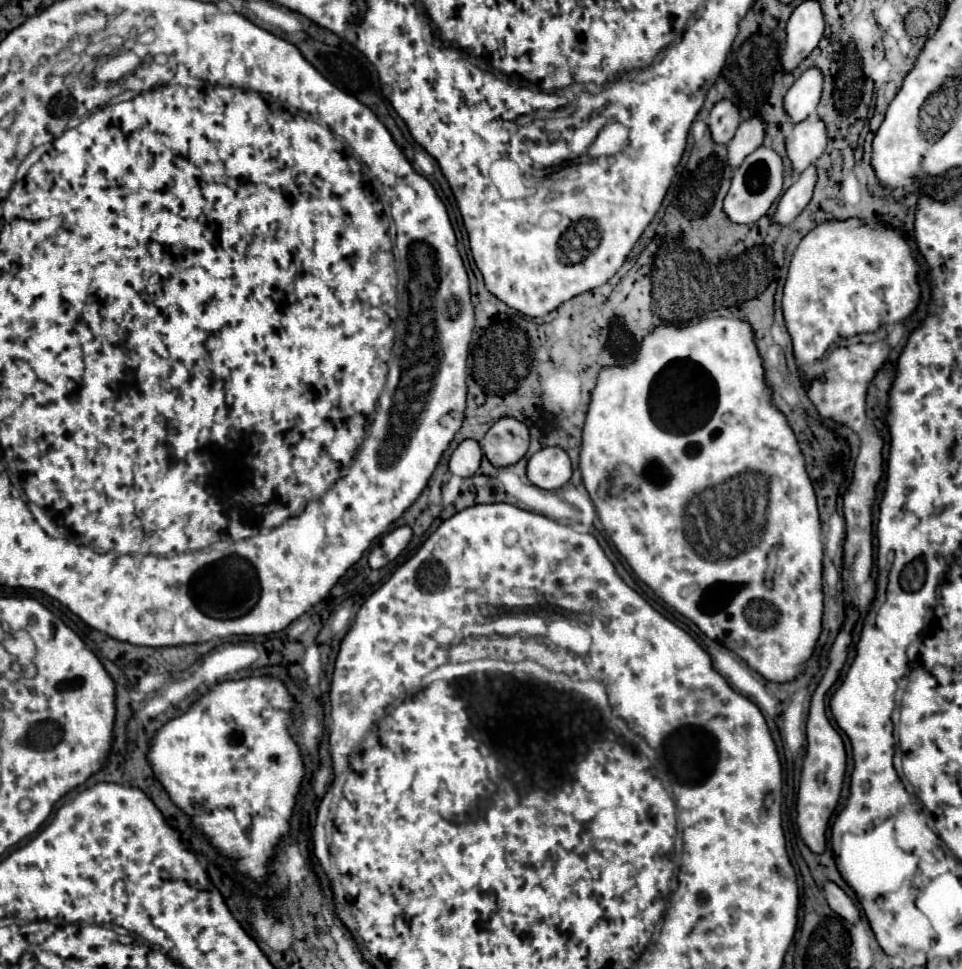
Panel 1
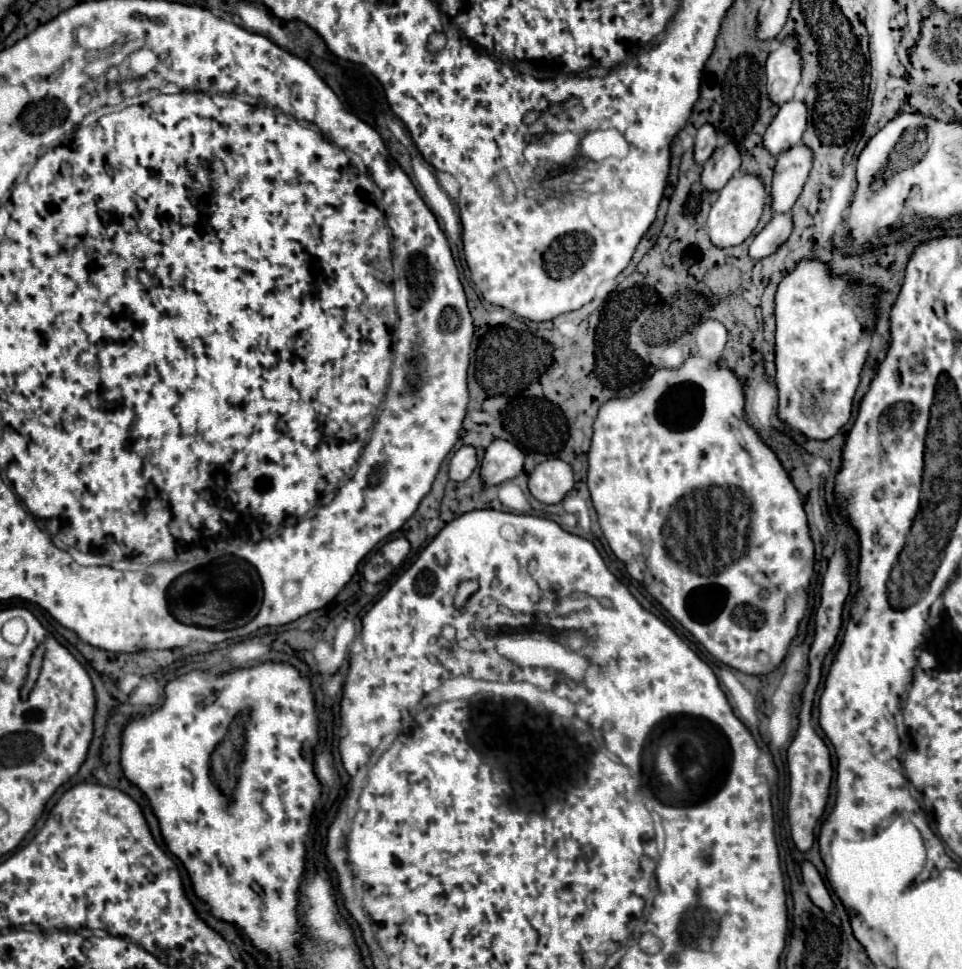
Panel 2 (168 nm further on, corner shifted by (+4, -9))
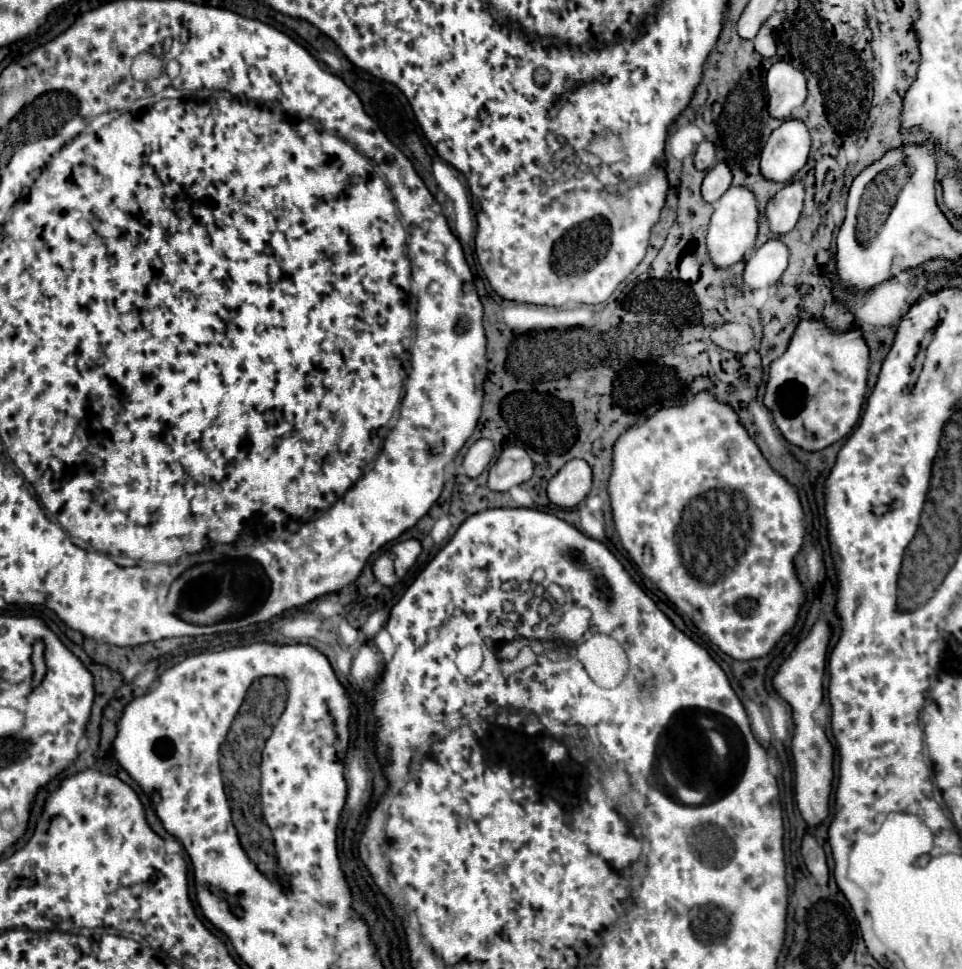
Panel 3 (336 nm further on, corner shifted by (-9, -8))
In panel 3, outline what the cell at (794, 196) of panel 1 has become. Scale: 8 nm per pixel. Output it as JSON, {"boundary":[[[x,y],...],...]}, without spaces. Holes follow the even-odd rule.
{"boundary":[[[768,239],[762,247],[756,249],[752,259],[746,261],[744,285],[748,289],[762,289],[780,279],[788,265],[788,247],[778,239]]]}

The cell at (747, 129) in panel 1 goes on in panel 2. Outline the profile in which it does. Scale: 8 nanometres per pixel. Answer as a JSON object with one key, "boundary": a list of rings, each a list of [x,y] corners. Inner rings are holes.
{"boundary":[[[733,142],[725,144],[723,148],[717,148],[713,156],[703,164],[703,172],[701,172],[703,188],[711,192],[719,192],[729,182],[729,178],[739,170],[739,166],[741,166],[741,158]]]}

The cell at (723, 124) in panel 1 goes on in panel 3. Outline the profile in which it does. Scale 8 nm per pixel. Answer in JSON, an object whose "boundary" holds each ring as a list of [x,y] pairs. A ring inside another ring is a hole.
{"boundary":[[[704,139],[704,141],[698,145],[694,163],[696,163],[696,169],[698,169],[698,171],[708,171],[710,167],[714,167],[714,163],[716,163],[716,145],[714,145],[712,141]]]}

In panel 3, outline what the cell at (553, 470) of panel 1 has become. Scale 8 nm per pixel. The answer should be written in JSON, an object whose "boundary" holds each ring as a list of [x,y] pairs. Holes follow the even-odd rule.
{"boundary":[[[584,459],[568,461],[550,481],[546,487],[548,499],[560,507],[574,507],[578,505],[592,485],[592,471]]]}

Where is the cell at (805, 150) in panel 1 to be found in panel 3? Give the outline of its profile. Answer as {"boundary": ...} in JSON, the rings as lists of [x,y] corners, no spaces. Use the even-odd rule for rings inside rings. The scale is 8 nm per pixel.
{"boundary":[[[790,181],[784,185],[784,189],[780,189],[776,193],[776,197],[772,197],[772,201],[766,207],[766,217],[768,217],[770,229],[776,235],[784,235],[794,229],[794,225],[802,213],[804,195],[806,195],[804,183]]]}

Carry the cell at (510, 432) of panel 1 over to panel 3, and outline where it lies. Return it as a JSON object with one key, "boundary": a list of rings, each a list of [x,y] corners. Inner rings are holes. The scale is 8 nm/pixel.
{"boundary":[[[516,445],[506,447],[496,463],[490,467],[488,487],[492,491],[508,491],[512,485],[520,485],[528,481],[534,473],[534,465],[530,455]]]}

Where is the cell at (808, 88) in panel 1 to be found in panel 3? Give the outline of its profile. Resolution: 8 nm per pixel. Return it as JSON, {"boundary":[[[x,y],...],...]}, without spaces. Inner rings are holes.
{"boundary":[[[786,119],[768,139],[760,169],[762,175],[786,183],[792,179],[794,173],[798,173],[810,153],[810,133],[802,119]]]}

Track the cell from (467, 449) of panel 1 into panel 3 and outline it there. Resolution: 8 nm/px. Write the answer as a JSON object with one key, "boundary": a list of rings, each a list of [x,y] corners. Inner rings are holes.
{"boundary":[[[480,439],[480,441],[476,441],[476,443],[468,449],[468,453],[466,453],[466,457],[464,457],[464,463],[462,463],[464,473],[466,473],[468,477],[478,477],[478,475],[488,467],[492,455],[494,455],[494,443],[492,443],[490,439]]]}

